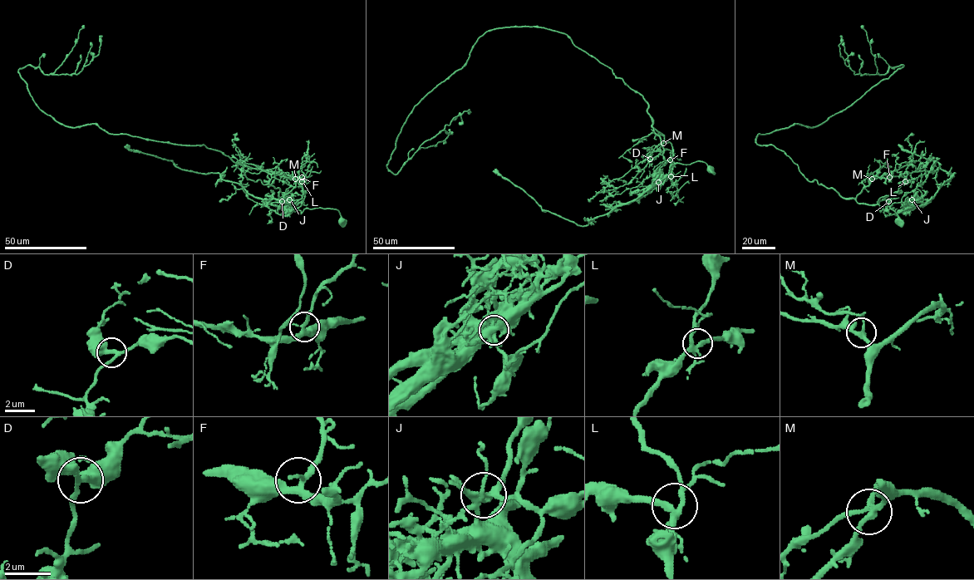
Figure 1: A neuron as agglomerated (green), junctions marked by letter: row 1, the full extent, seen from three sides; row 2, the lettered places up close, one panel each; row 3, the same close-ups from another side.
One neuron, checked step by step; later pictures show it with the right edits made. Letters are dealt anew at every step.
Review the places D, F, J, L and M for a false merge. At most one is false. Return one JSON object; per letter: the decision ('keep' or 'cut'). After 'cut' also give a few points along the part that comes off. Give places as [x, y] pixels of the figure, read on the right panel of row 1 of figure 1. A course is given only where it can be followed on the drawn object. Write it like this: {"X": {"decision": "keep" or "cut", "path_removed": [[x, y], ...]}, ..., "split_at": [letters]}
{"D": {"decision": "keep"}, "F": {"decision": "keep"}, "J": {"decision": "cut", "path_removed": [[912, 199], [914, 203], [927, 203], [955, 173], [943, 170], [934, 160], [903, 150], [898, 144]]}, "L": {"decision": "keep"}, "M": {"decision": "keep"}, "split_at": ["J"]}

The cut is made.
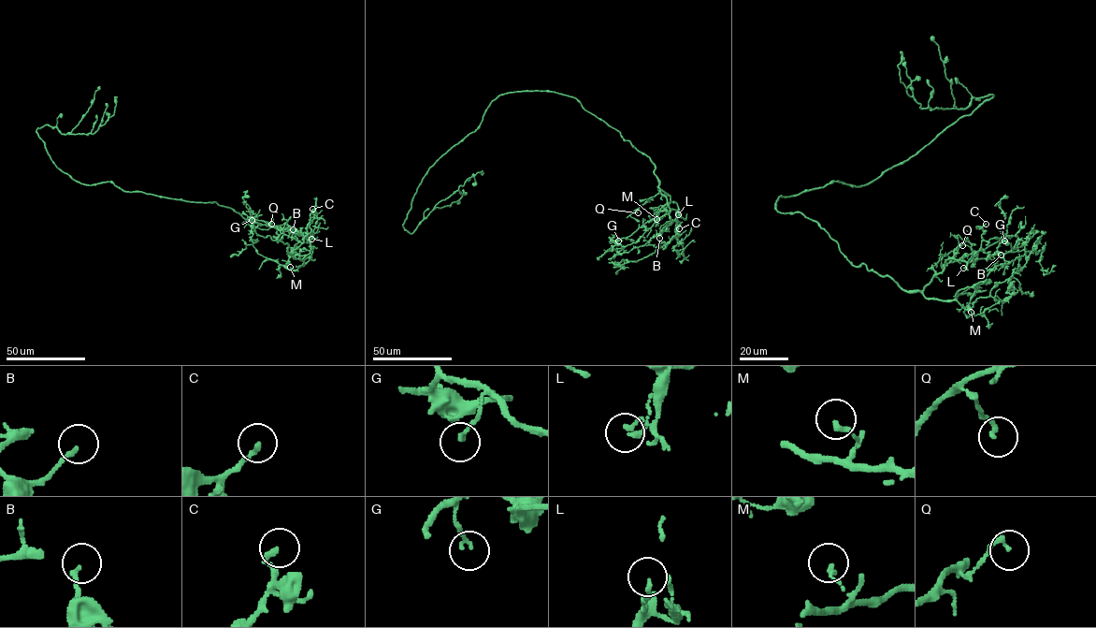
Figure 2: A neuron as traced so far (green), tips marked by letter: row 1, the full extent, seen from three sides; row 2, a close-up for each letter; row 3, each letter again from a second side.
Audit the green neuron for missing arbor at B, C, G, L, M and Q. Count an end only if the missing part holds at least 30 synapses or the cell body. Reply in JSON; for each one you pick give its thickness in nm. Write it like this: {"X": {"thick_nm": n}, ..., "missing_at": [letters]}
{"missing_at": []}

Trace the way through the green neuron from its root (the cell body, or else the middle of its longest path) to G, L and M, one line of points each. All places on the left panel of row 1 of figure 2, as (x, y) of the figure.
G: (167, 197), (230, 208), (251, 221), (258, 235), (287, 243), (289, 253), (304, 241), (301, 234), (252, 220)
L: (167, 197), (215, 201), (230, 208), (251, 221), (258, 235), (287, 243), (289, 253), (310, 232), (311, 239)
M: (167, 197), (230, 208), (251, 221), (258, 235), (287, 243), (292, 256), (303, 259), (296, 270), (290, 267)

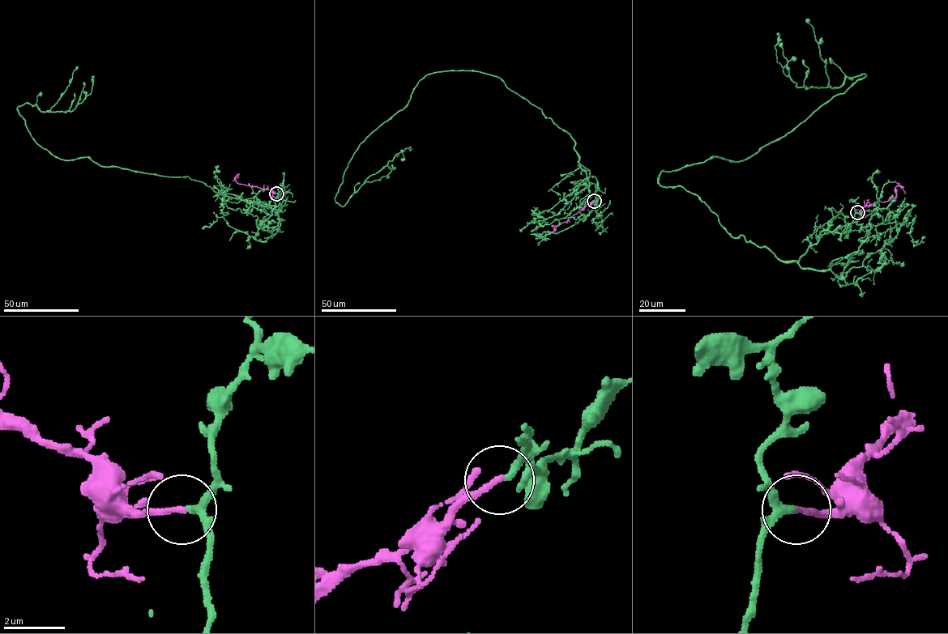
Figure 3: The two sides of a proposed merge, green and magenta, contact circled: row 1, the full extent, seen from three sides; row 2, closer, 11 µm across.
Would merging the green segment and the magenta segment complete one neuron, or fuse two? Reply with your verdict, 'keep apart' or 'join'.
join

